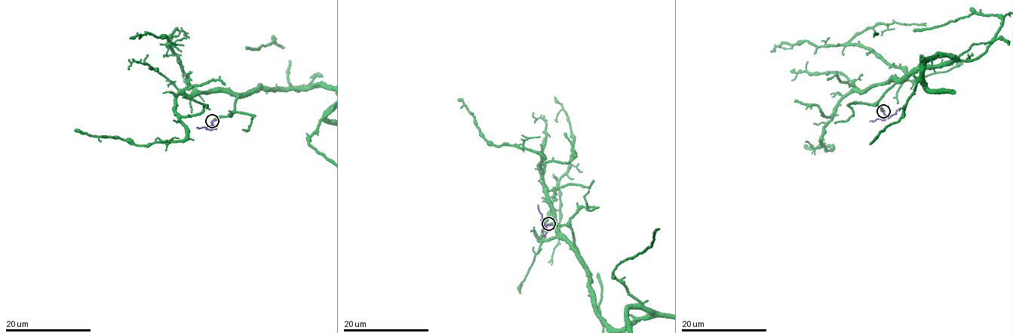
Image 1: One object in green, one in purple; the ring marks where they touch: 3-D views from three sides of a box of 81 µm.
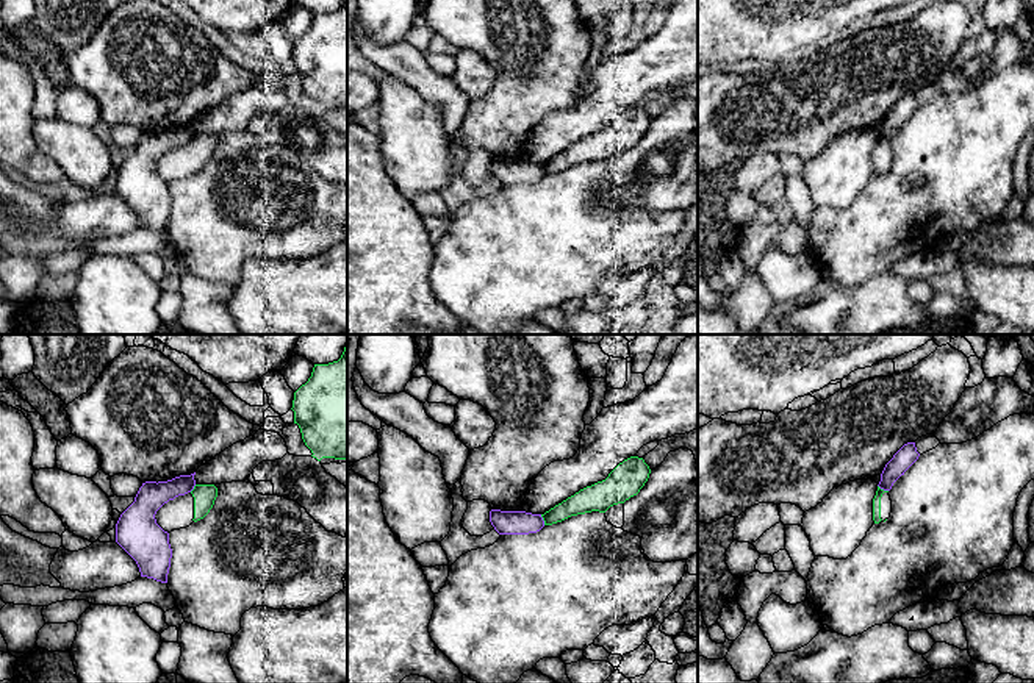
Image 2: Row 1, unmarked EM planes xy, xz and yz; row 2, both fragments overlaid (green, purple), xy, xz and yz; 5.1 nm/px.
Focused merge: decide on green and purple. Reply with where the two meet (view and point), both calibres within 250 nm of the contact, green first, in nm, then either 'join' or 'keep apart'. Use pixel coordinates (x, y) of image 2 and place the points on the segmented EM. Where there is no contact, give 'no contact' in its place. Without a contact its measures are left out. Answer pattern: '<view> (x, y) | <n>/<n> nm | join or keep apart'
xz (543, 519) | 120/130 nm | keep apart

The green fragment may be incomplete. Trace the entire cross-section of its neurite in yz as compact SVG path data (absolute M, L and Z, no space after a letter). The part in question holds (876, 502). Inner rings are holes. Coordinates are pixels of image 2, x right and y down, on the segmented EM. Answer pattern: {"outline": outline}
{"outline": "M878 486L876 495L873 499L873 520L874 524L881 524L890 517L892 513L892 500L889 491L884 491Z"}

